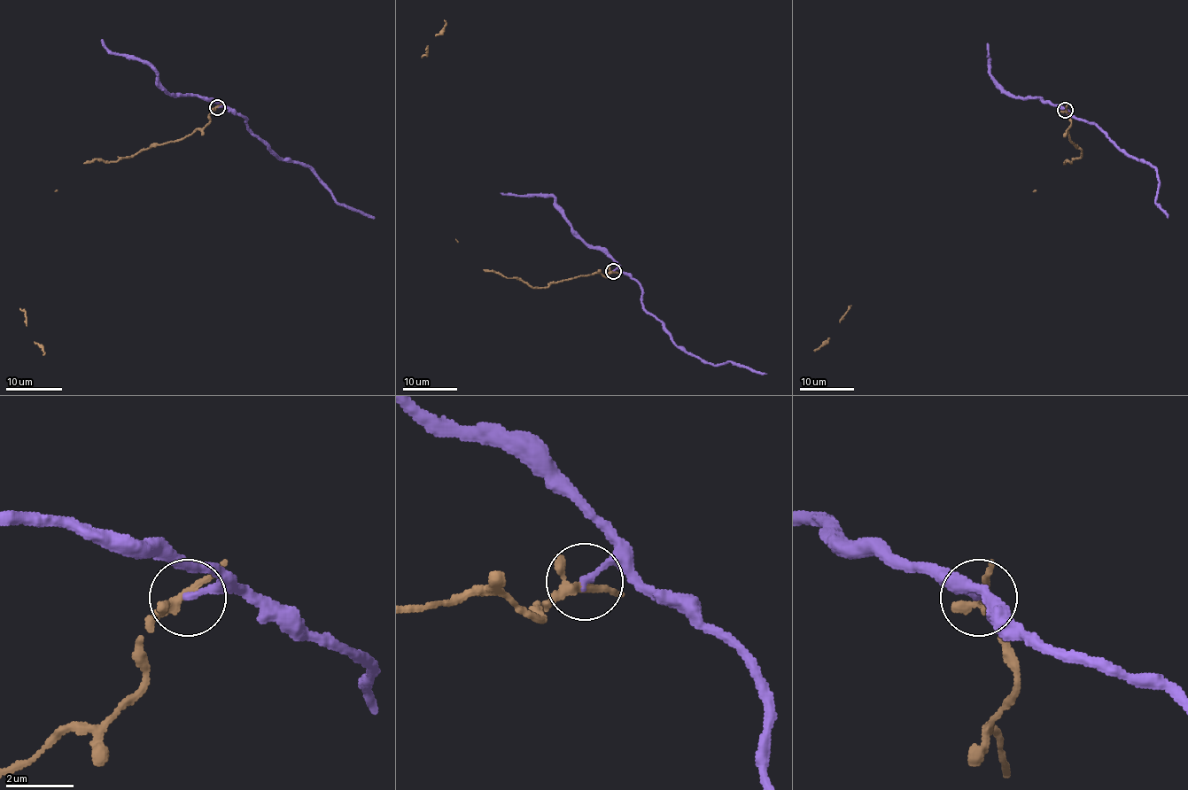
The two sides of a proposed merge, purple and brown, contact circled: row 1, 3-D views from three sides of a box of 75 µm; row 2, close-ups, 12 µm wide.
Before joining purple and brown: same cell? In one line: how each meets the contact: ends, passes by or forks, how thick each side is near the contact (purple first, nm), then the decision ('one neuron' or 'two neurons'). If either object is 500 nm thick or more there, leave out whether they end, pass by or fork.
purple ends; brown forks; calibres 190 and 220 nm; two neurons

